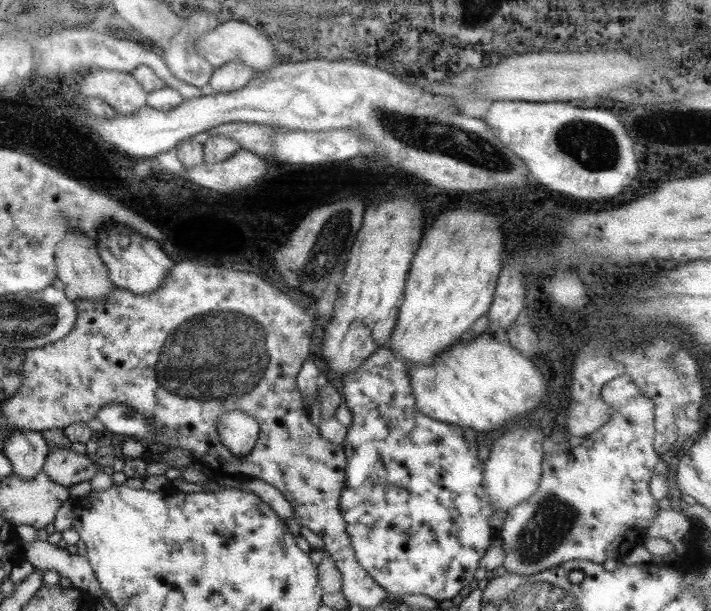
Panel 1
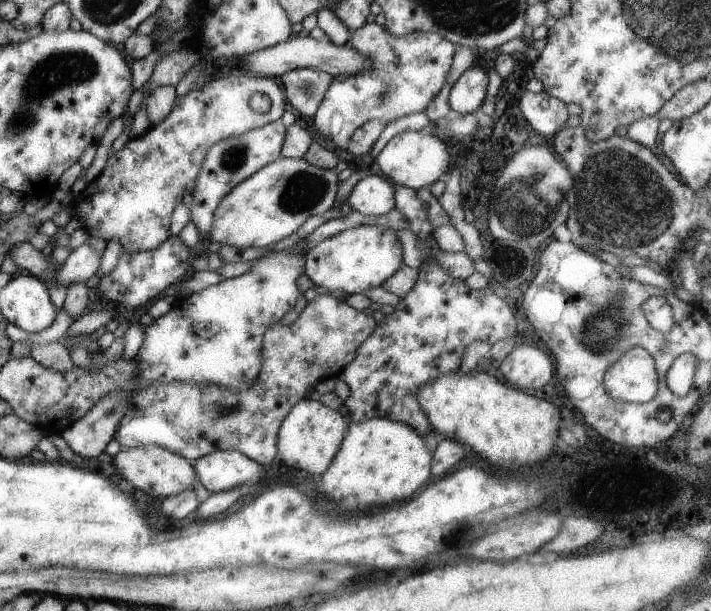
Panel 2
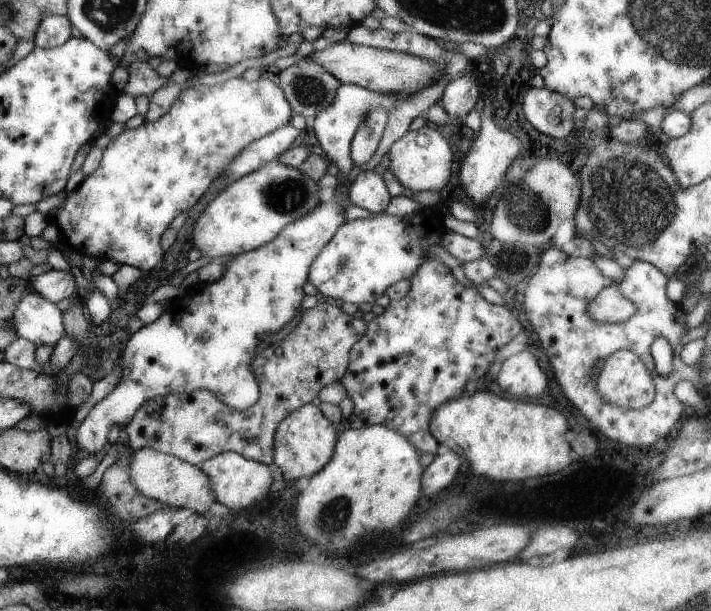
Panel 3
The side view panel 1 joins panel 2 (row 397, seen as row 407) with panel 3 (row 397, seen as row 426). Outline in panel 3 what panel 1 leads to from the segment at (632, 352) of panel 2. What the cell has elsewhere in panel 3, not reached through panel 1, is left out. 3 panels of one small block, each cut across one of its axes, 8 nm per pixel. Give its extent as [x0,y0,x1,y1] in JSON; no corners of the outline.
[597,349,655,410]

